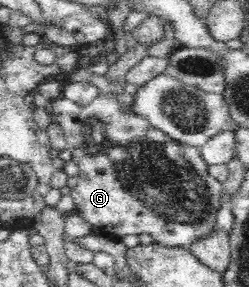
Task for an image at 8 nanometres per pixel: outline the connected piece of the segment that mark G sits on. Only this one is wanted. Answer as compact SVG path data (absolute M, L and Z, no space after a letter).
M114 93L96 94L94 98L84 105L70 101L64 96L55 98L49 102L48 105L49 114L51 120L61 126L64 131L65 139L67 140L67 148L71 151L71 158L78 164L77 184L71 188L71 197L76 203L74 211L78 216L81 216L86 222L90 223L91 230L98 232L106 232L107 234L114 234L114 236L128 236L128 234L150 234L152 239L155 240L156 244L166 247L178 247L178 248L190 248L193 243L202 241L204 236L208 236L214 232L214 230L220 230L221 226L218 225L216 214L220 210L220 192L223 190L223 184L220 183L216 178L210 176L208 173L208 164L204 162L202 155L200 154L199 148L192 145L182 144L177 140L172 140L164 131L158 130L148 122L148 119L142 117L138 113L128 109L124 103L118 102L118 98Z

